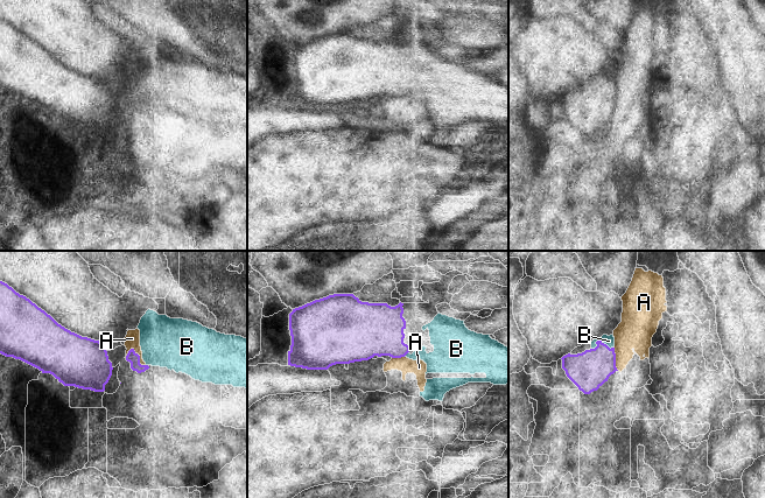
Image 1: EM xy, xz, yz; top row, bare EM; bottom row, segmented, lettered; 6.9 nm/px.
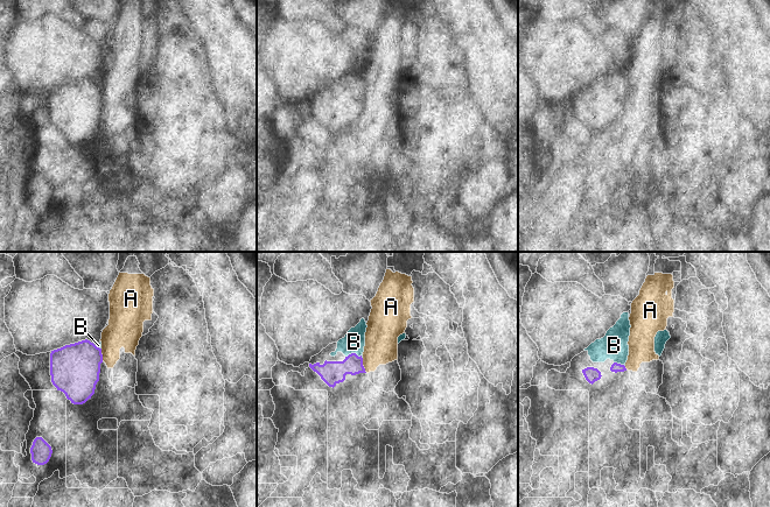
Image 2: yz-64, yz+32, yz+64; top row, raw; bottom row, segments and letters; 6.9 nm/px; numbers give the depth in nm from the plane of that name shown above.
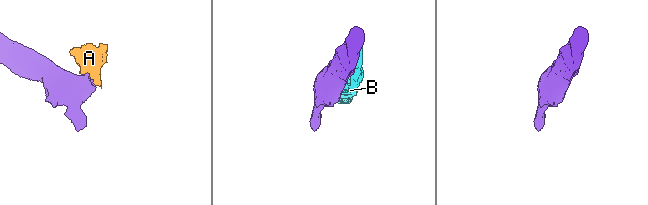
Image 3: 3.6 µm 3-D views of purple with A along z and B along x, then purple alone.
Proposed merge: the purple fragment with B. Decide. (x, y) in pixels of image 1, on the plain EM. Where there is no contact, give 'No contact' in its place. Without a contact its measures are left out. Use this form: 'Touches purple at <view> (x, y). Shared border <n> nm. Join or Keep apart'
Touches purple at yz (599, 79). Shared border 150 nm. Join.

